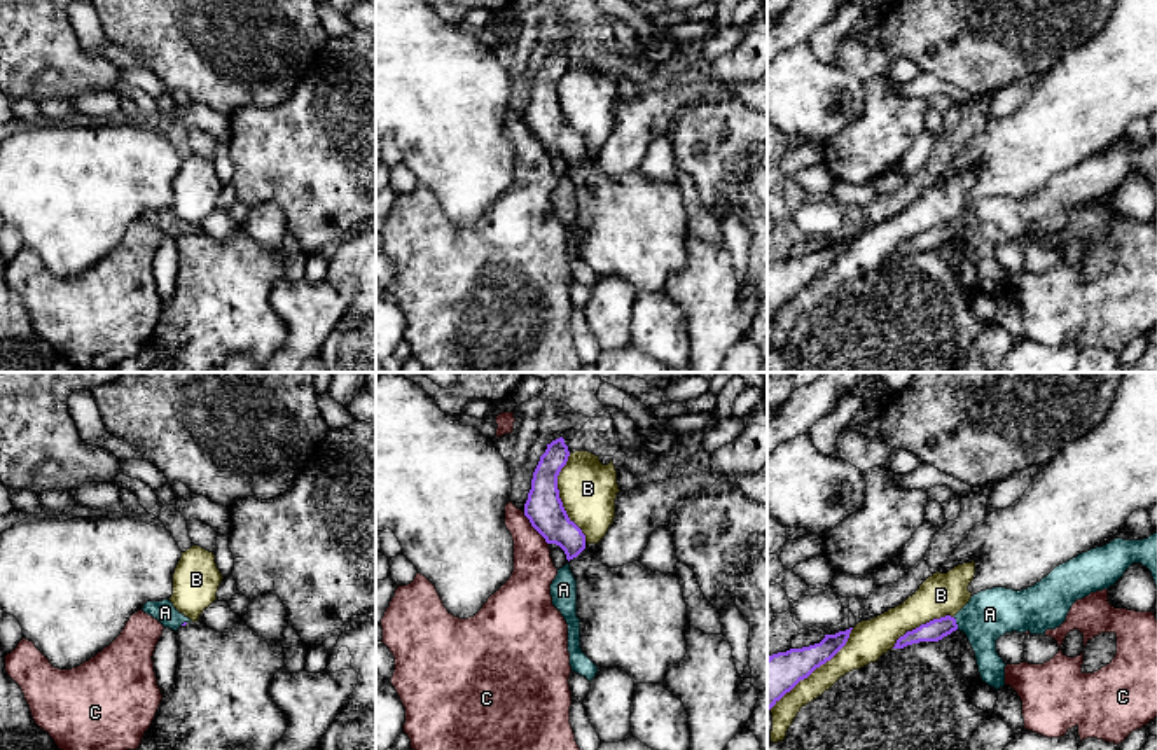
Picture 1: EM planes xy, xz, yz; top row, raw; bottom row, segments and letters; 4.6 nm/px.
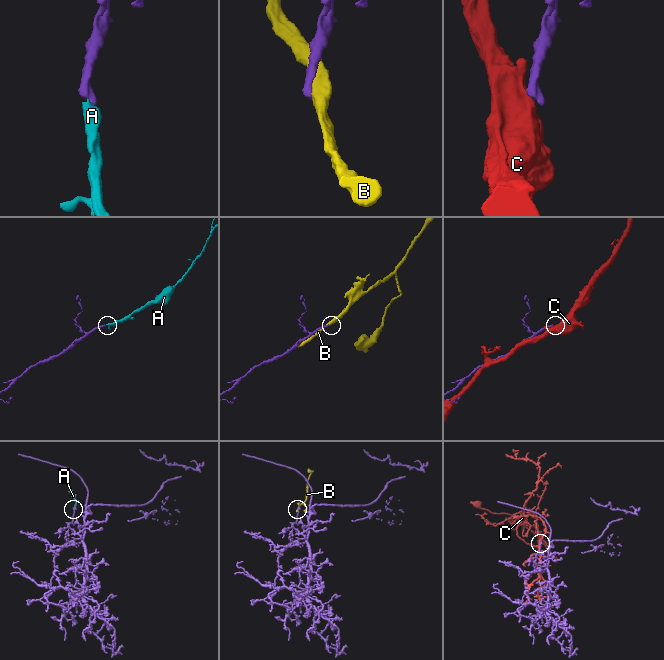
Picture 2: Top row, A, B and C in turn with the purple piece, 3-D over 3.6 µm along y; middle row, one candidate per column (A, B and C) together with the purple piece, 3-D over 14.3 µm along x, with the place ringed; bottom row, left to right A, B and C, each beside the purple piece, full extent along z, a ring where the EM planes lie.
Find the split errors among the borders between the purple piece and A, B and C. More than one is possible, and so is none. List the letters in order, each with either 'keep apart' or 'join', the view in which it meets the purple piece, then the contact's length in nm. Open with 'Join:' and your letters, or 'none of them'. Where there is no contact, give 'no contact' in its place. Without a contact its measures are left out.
Join: A
A: join; contact in yz; length 60 nm
B: keep apart; contact in yz; length 550 nm
C: keep apart; contact in xz; length 190 nm

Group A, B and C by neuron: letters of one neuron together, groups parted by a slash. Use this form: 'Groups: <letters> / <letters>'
Groups: A / B / C

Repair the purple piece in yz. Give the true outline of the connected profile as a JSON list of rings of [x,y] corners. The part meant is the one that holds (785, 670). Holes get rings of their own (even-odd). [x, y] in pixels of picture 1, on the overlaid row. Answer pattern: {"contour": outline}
{"contour": [[[853,628],[825,635],[820,643],[790,649],[767,657],[767,710],[771,710],[800,680],[830,661],[848,642]]]}

